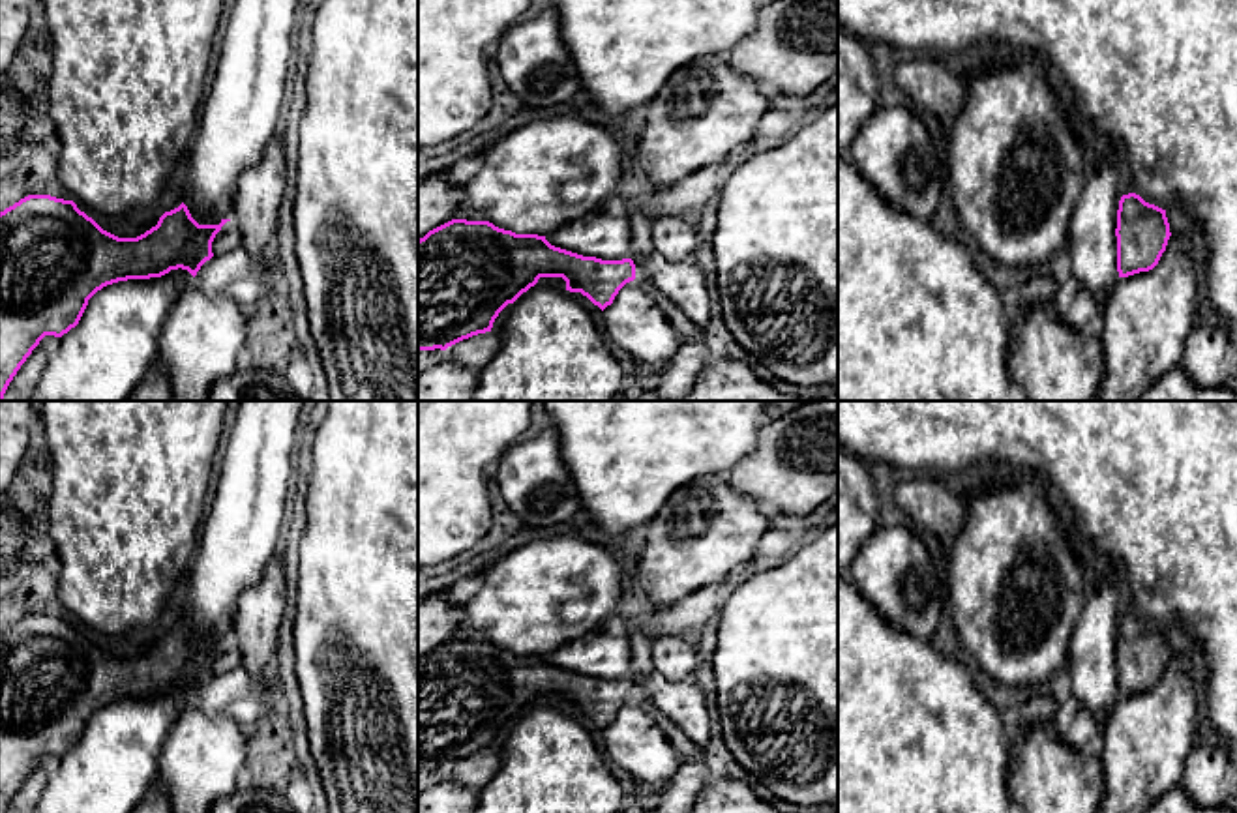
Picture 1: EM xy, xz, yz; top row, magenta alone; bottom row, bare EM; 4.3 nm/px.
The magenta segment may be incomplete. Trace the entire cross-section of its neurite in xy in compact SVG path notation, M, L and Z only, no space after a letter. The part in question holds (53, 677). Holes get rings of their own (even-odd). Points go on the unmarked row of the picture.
M28 614L0 631L0 813L6 813L21 785L45 755L62 757L79 744L88 719L103 706L127 699L161 697L178 687L195 697L201 686L214 676L212 661L227 641L231 639L221 639L219 644L199 644L182 622L165 631L157 644L144 654L118 658L103 650L73 620L51 614Z

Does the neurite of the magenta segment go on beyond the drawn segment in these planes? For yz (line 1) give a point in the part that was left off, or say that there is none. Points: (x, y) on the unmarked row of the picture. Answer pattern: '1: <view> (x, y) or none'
1: none

